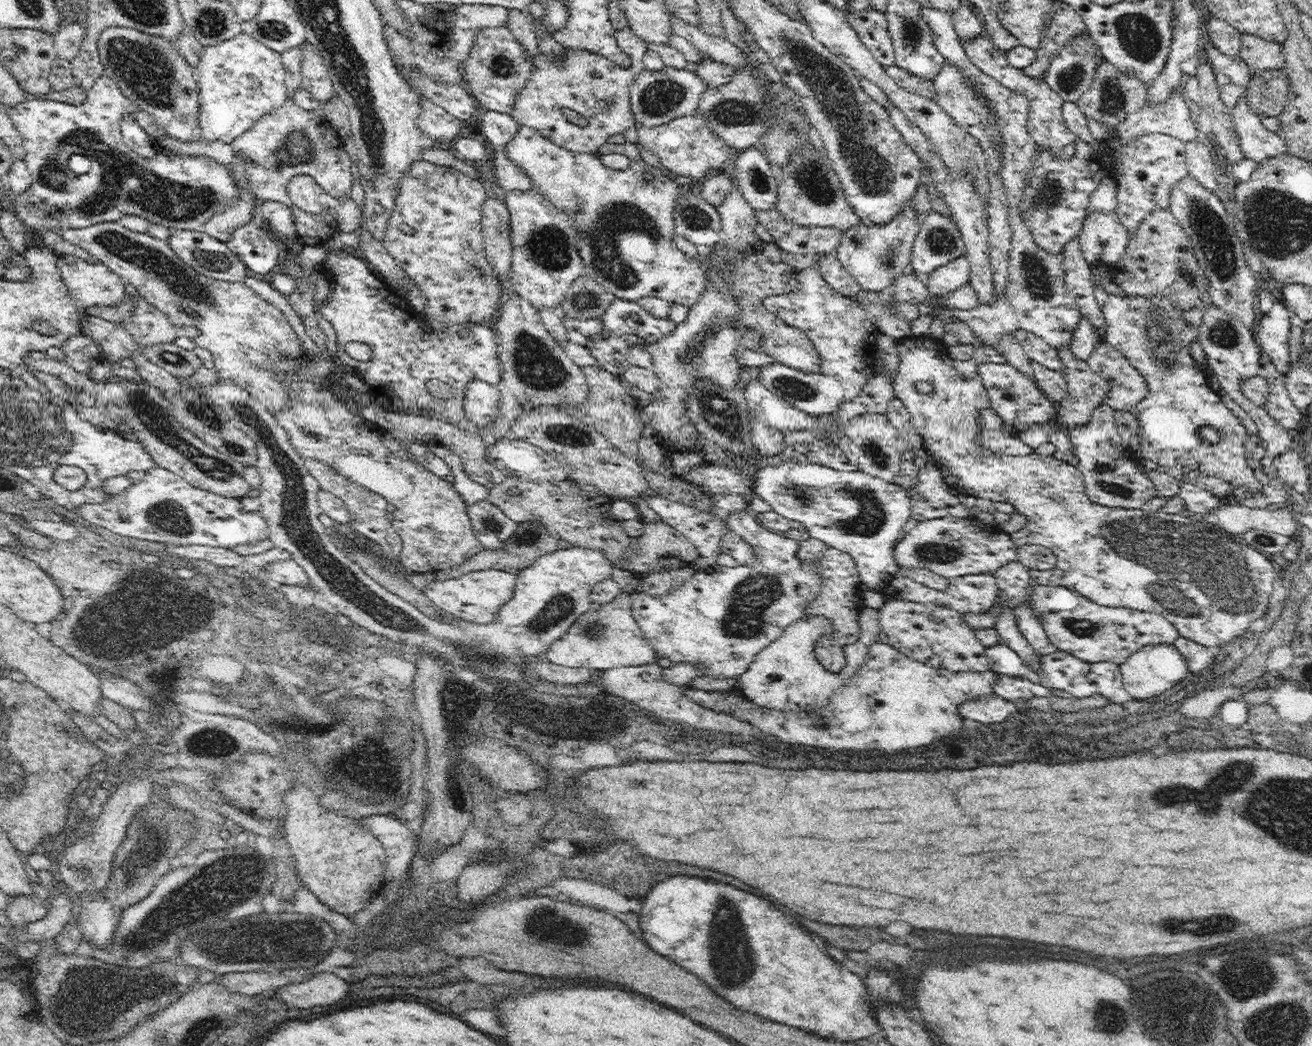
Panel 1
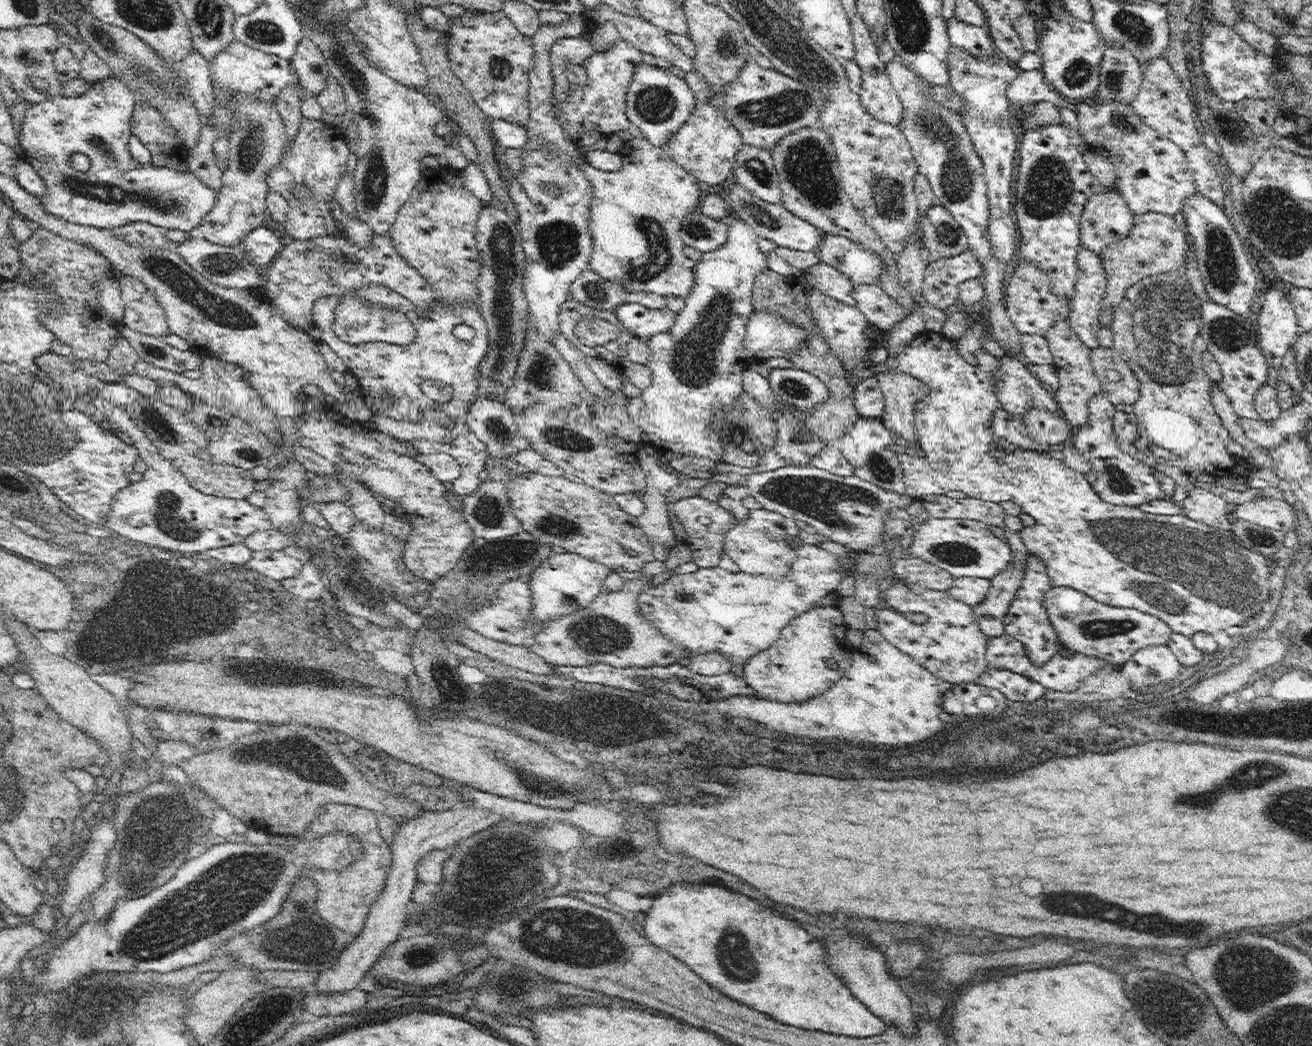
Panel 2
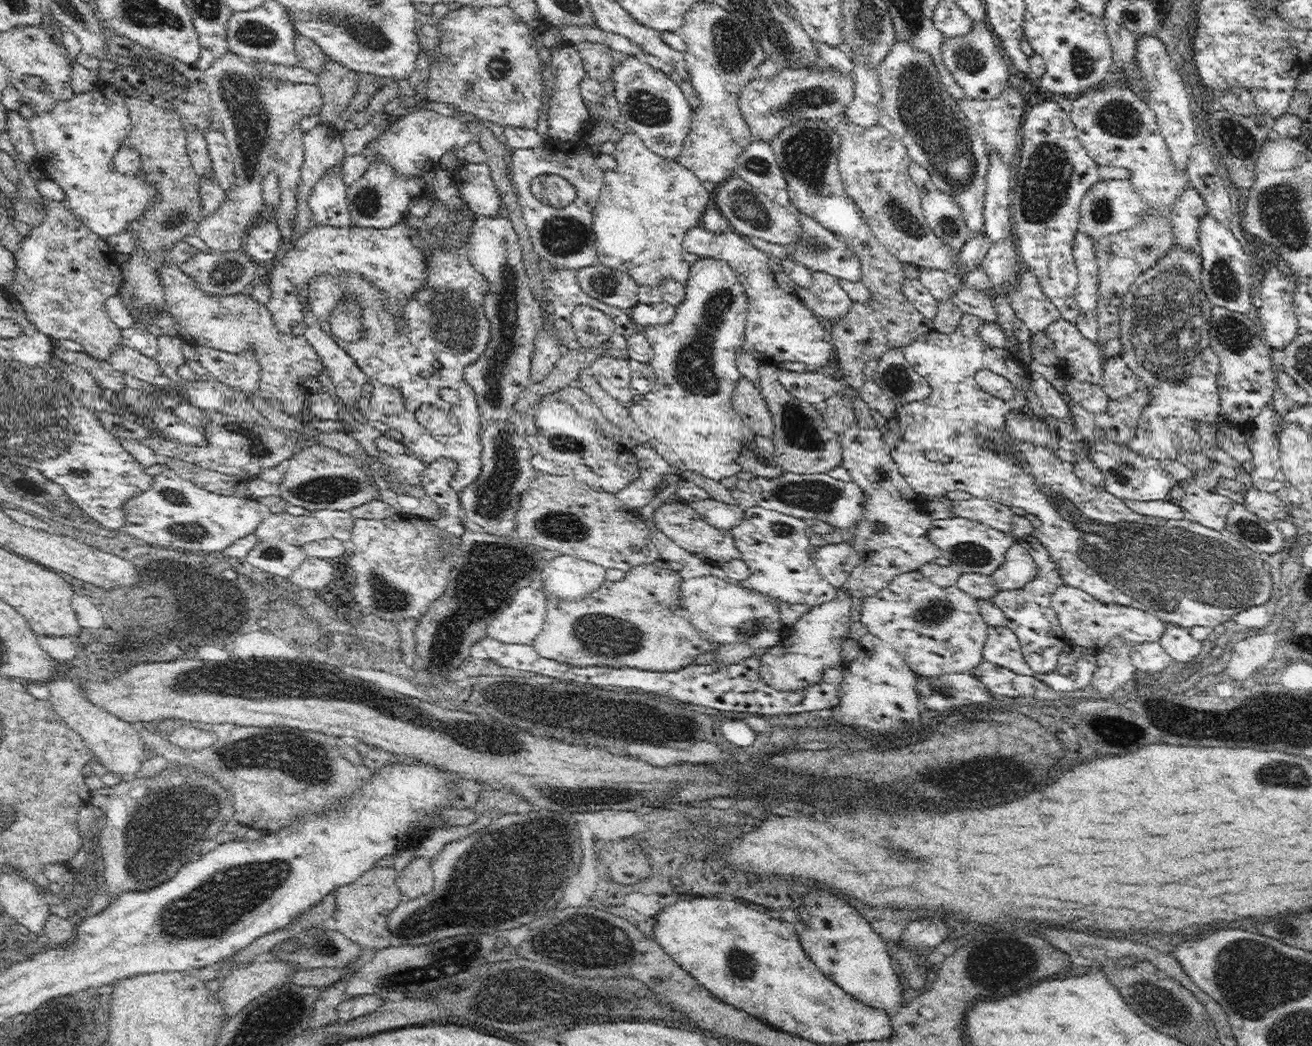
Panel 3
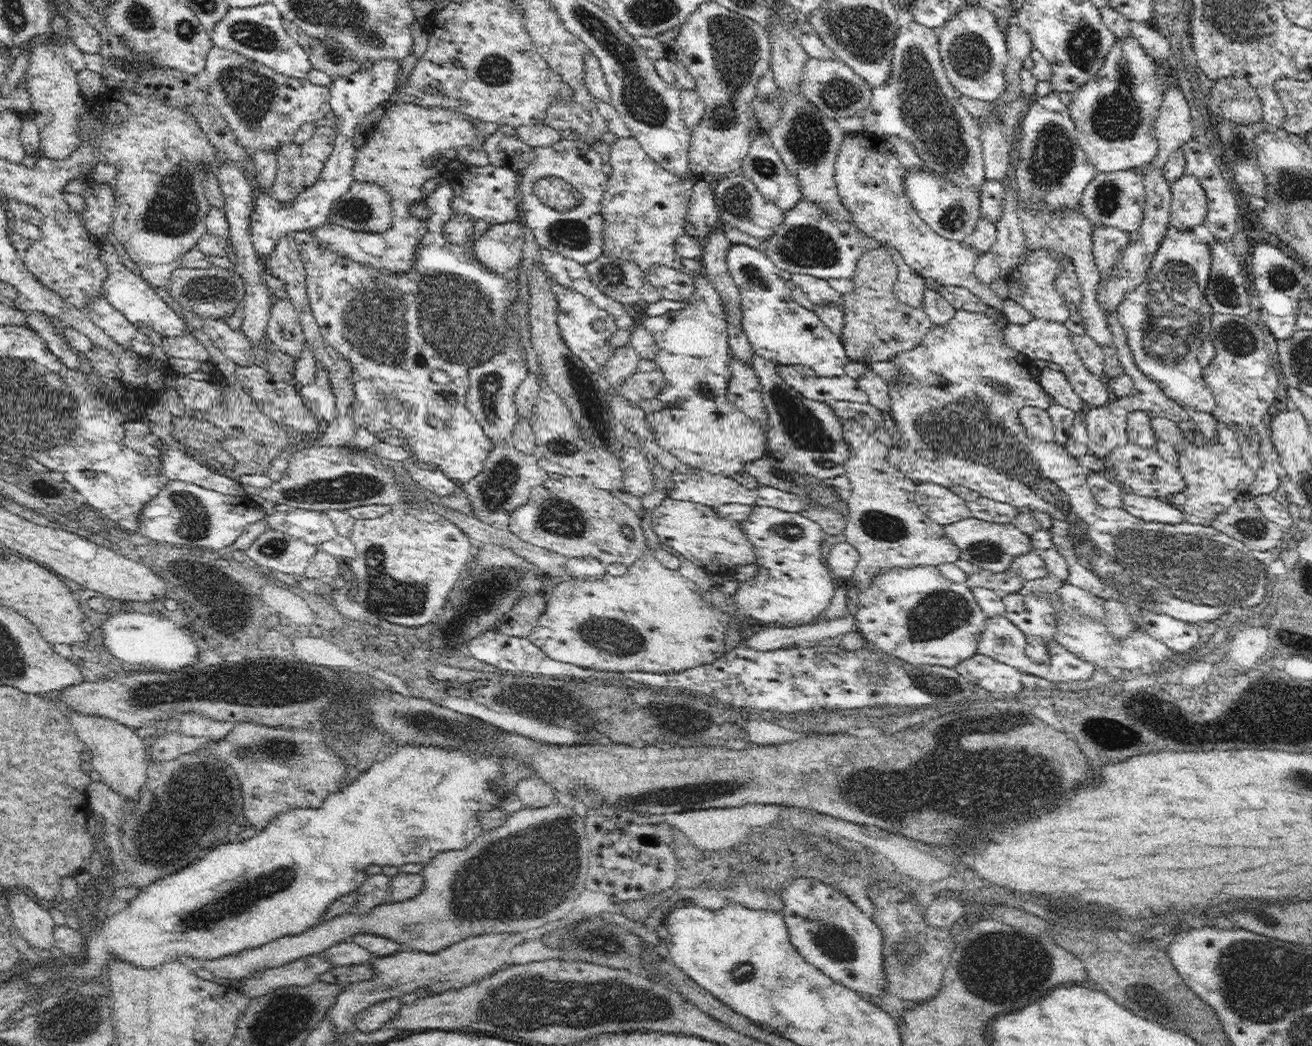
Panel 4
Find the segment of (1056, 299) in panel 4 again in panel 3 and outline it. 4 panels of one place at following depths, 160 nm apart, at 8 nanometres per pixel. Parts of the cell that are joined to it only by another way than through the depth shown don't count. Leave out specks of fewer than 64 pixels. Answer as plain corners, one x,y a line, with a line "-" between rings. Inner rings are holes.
1022,265
1020,273
1003,293
1016,316
1028,325
1031,332
1047,329
1062,319
1061,310
1048,298
1036,269
1030,265

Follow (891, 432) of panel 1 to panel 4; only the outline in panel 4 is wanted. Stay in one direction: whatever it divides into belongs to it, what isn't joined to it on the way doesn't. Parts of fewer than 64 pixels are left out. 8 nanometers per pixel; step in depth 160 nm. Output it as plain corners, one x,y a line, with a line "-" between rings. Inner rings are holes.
864,413
843,421
844,434
852,451
845,464
845,475
852,490
845,496
848,513
842,533
846,536
845,541
859,552
851,583
859,590
870,584
876,574
892,566
938,566
961,559
961,548
946,534
945,526
928,518
916,504
916,482
890,461
892,447
878,439
875,427
874,420

